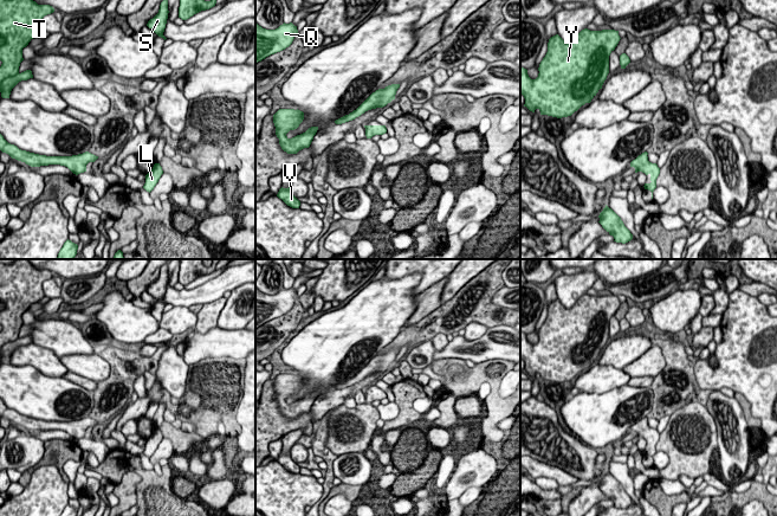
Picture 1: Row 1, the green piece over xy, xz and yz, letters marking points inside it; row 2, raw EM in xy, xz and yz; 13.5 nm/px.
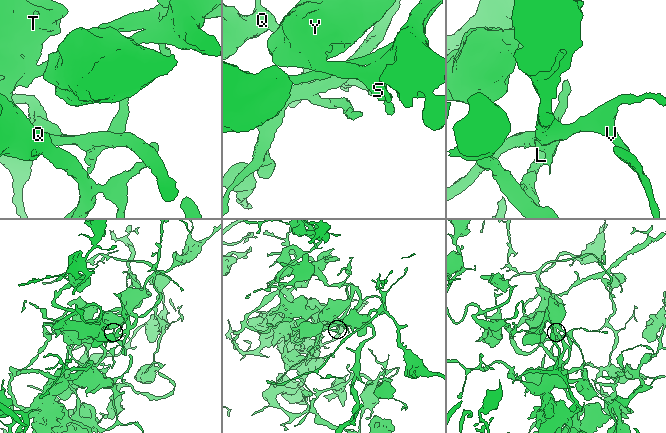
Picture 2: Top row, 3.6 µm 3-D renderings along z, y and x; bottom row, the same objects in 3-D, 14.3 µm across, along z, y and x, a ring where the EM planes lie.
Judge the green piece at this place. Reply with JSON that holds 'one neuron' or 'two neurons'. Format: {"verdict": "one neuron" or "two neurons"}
{"verdict": "one neuron"}

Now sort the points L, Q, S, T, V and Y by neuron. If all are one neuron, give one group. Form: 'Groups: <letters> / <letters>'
Groups: L Q S T V Y

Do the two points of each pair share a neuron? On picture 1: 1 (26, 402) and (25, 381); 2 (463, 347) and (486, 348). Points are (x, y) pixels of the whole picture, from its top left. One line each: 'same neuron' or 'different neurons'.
1: same neuron
2: same neuron

